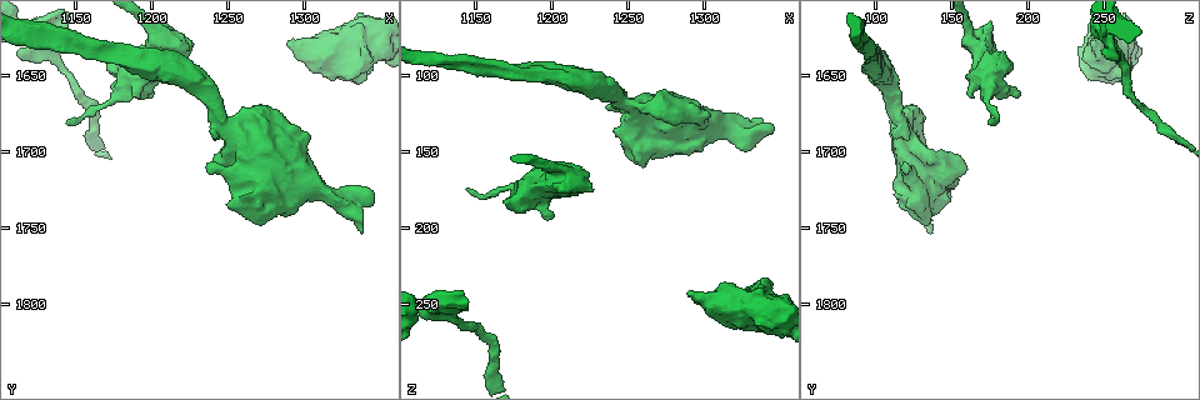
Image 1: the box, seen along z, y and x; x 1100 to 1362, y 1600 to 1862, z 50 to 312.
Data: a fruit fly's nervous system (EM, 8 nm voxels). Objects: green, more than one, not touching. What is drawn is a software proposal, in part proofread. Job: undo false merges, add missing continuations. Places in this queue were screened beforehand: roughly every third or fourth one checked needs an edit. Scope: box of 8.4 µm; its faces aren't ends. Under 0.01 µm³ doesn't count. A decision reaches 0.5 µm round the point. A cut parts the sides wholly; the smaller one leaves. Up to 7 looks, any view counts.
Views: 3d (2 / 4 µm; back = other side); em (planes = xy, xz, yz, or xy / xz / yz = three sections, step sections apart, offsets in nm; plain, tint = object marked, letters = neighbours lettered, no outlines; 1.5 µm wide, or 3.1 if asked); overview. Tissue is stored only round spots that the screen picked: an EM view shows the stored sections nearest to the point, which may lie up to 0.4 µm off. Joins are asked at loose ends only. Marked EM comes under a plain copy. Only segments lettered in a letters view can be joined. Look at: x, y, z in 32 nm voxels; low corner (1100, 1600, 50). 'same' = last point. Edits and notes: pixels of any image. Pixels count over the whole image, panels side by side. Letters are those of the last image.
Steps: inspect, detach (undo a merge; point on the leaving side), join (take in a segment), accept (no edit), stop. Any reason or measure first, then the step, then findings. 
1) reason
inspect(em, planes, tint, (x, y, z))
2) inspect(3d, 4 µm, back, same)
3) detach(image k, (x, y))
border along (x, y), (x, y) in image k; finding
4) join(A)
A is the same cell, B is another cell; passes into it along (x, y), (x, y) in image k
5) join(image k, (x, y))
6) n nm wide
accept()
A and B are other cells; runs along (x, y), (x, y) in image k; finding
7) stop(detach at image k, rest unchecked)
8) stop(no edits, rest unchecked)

thin neck
inspect(3d, 2 µm, back, (1124, 1626, 254))

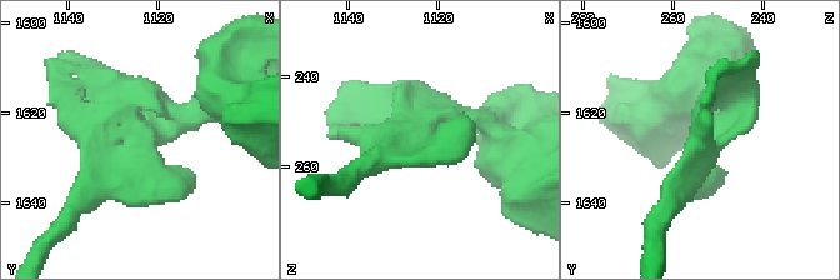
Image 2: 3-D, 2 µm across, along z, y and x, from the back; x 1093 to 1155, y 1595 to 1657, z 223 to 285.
shape alone is not enough
inspect(em, planes, letters, (1125, 1627, 252))

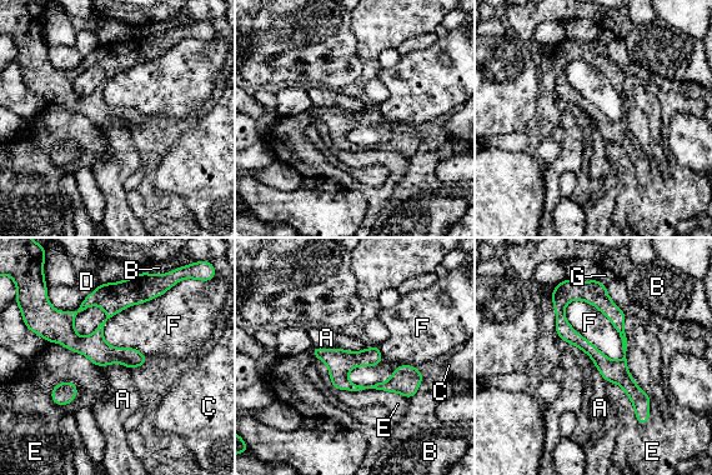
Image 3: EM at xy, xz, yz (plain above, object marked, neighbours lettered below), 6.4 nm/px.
accept()
A, B, C, D, E, F and G are other cells; border along (568, 301), (565, 319), (621, 359) in image 3; continuous, no second cell

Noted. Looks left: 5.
branch stops here
inspect(3d, 4 µm, (1236, 1710, 122))

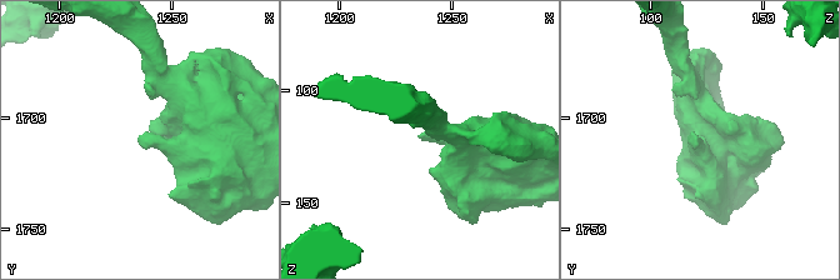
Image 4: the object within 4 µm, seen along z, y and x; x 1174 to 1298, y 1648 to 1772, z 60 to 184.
shape alone is not enough
inspect(em, planes, letters, (1236, 1709, 121))

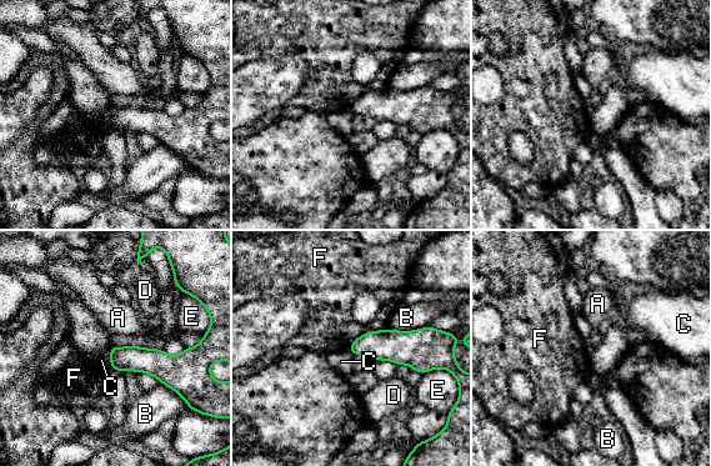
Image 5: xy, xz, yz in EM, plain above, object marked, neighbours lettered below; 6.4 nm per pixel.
160 nm wide
accept()
A, B, C, D, E and F are other cells; border along (109, 349), (109, 364), (111, 367) in image 5; no lettered segment goes on from it

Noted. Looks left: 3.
free end
inspect(em, 3.1 µm, yz, step 8, tint, (1290, 1630, 244))

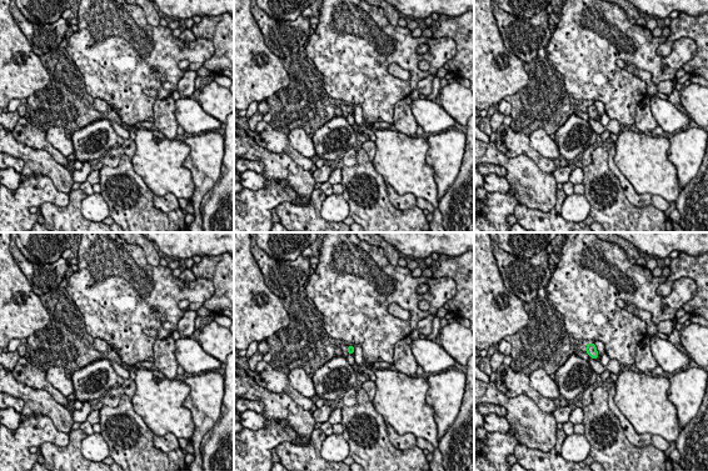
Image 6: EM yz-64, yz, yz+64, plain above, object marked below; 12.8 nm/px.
inspect(em, 3.1 µm, planes, letters, same)

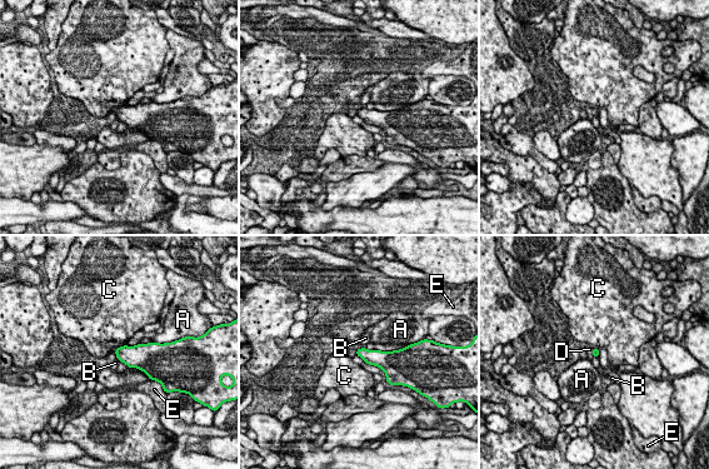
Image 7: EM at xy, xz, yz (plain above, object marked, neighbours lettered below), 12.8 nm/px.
join(D)
D is the same cell, A, B, C and E are other cells; passes into it along (595, 352), (593, 352), (589, 349) in image 7; the cell continues

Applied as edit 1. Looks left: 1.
stop(join at image 7, rest unchecked)

